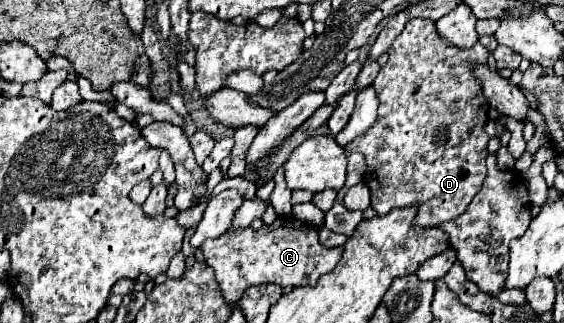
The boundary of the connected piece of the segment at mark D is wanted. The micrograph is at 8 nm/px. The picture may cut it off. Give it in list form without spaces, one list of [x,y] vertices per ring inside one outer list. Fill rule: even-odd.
[[[412,18],[392,42],[388,56],[388,62],[380,68],[372,84],[380,100],[378,120],[358,142],[352,142],[344,150],[346,154],[362,152],[366,156],[368,168],[364,182],[372,194],[370,206],[378,212],[378,216],[384,216],[394,208],[414,206],[418,208],[414,226],[438,228],[464,212],[486,176],[488,134],[484,132],[484,124],[488,122],[490,106],[484,98],[482,86],[476,84],[468,66],[472,62],[486,62],[488,50],[480,42],[470,50],[450,46],[436,34],[432,20]]]

